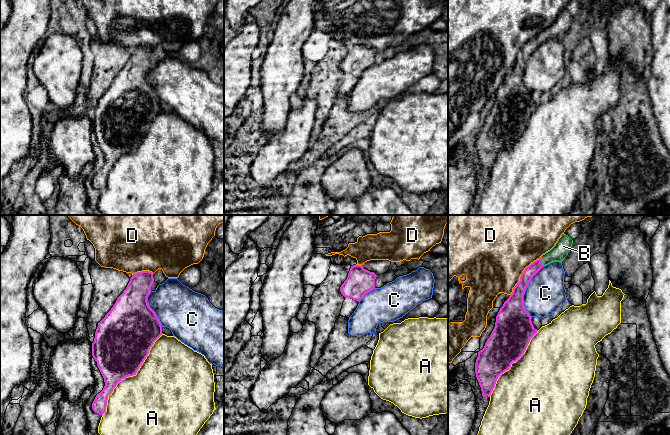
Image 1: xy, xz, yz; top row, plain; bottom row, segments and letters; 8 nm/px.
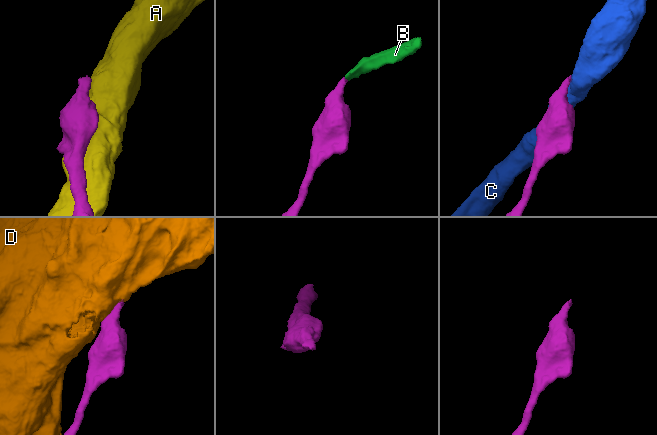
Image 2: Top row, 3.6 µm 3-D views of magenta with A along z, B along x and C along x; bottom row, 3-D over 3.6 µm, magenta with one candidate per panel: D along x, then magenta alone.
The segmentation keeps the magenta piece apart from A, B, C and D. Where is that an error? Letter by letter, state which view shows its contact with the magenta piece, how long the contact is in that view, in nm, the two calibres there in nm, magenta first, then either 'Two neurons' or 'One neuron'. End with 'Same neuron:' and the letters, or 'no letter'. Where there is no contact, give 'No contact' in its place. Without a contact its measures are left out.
A: Touches magenta in xy. Shared border 800 nm. Thickness 440 nm (magenta) against 480 nm. Two neurons
B: Touches magenta in yz. Shared border 80 nm. Thickness 90 nm (magenta) against 130 nm. One neuron
C: Touches magenta in yz. Shared border 440 nm. Thickness 260 nm (magenta) against 320 nm. Two neurons
D: Touches magenta in yz. Shared border 400 nm. Thickness 140 nm (magenta) against 500 nm. Two neurons
Same neuron: B

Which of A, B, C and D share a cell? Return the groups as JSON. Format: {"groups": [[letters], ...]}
{"groups": [["A"], ["B"], ["C"], ["D"]]}

